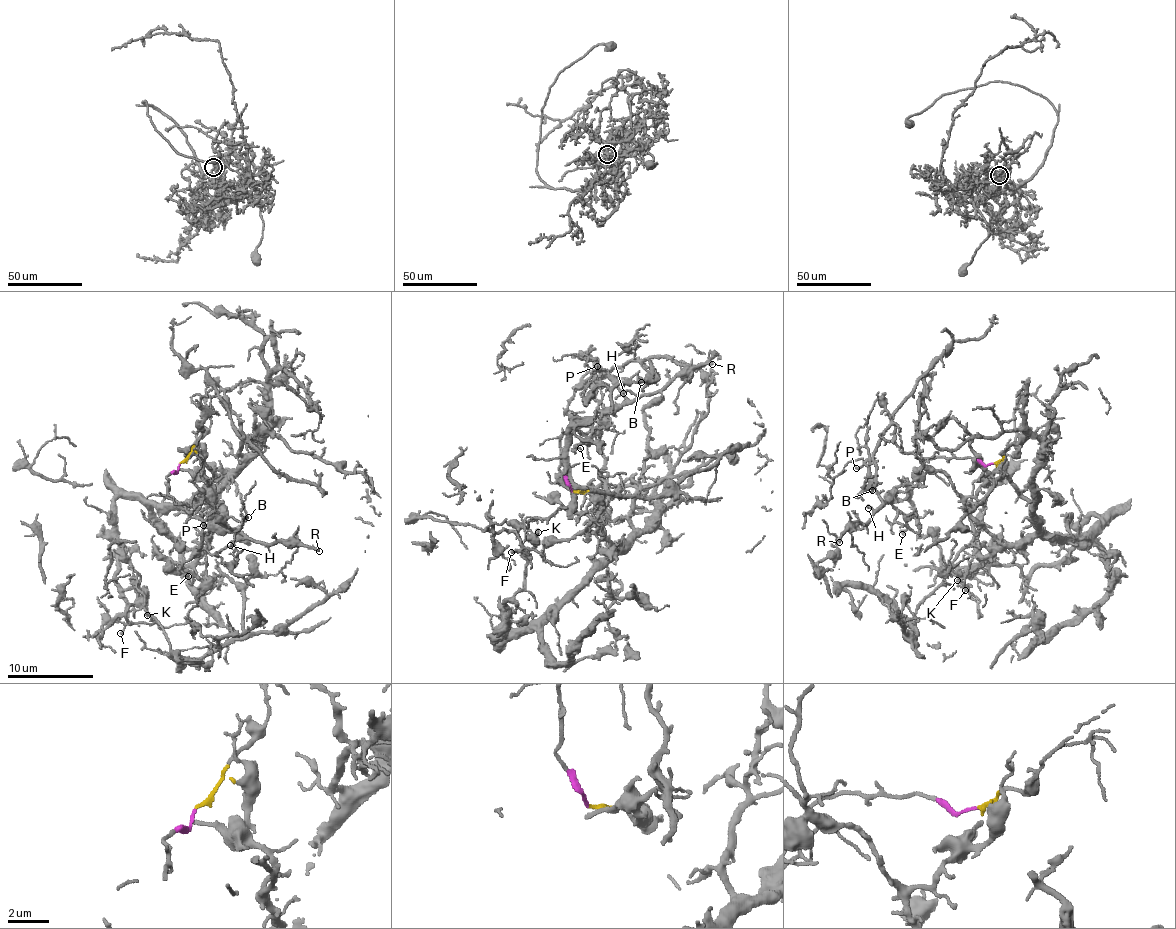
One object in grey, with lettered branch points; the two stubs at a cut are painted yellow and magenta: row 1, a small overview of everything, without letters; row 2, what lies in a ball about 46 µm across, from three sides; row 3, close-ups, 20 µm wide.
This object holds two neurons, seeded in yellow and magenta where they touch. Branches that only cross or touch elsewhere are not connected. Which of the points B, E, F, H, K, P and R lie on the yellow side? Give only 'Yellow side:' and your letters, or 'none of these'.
Yellow side: F, K

